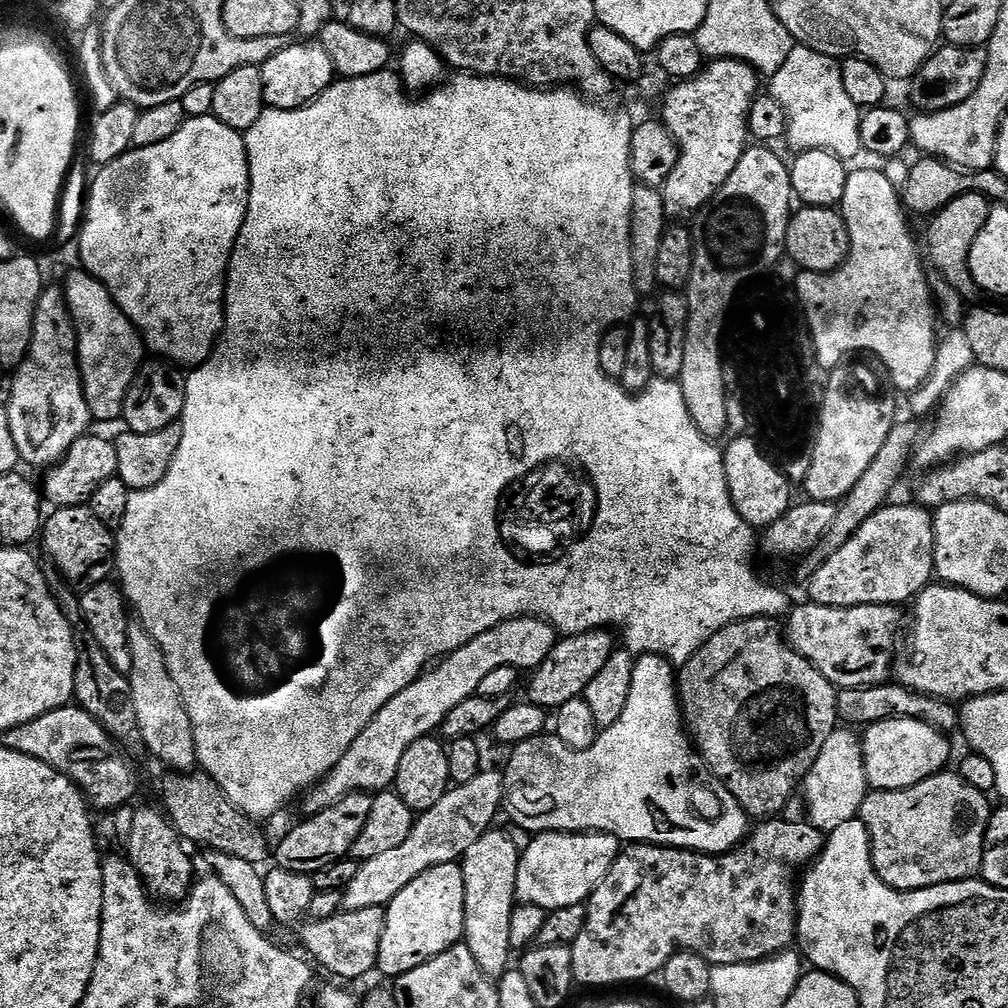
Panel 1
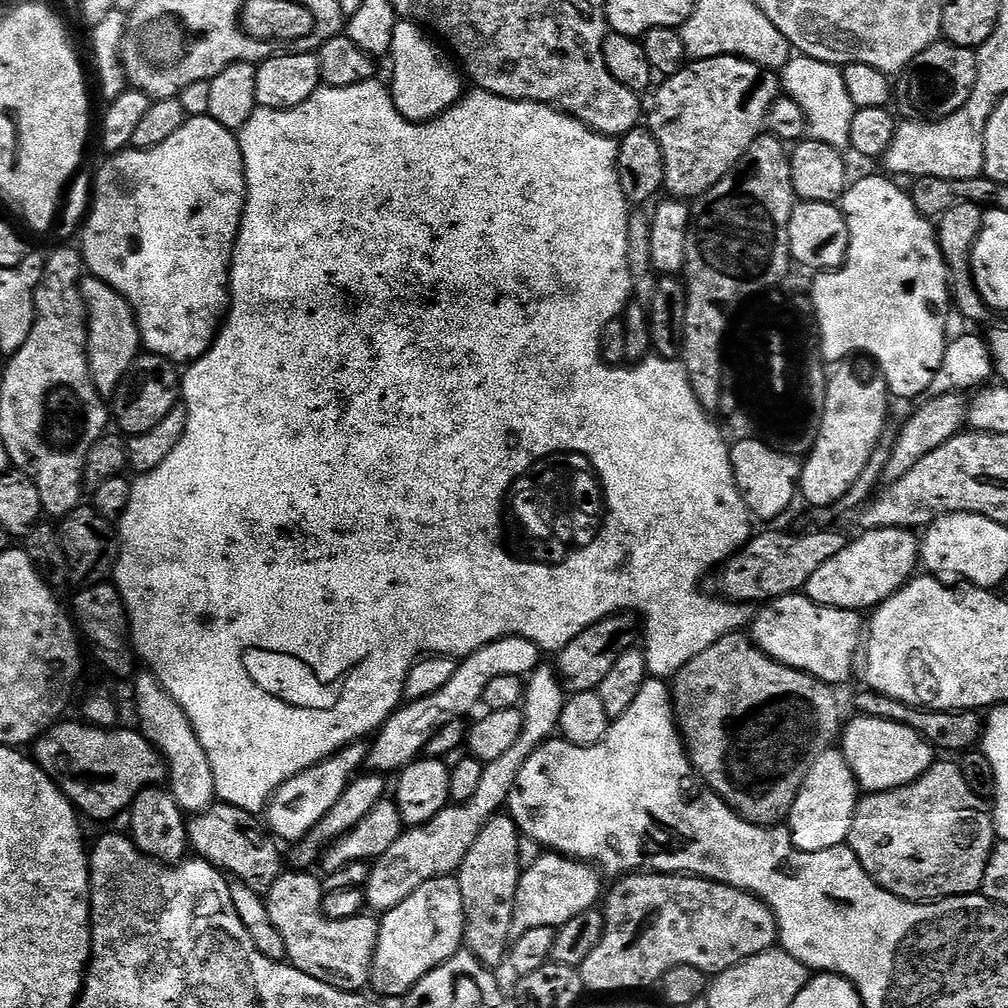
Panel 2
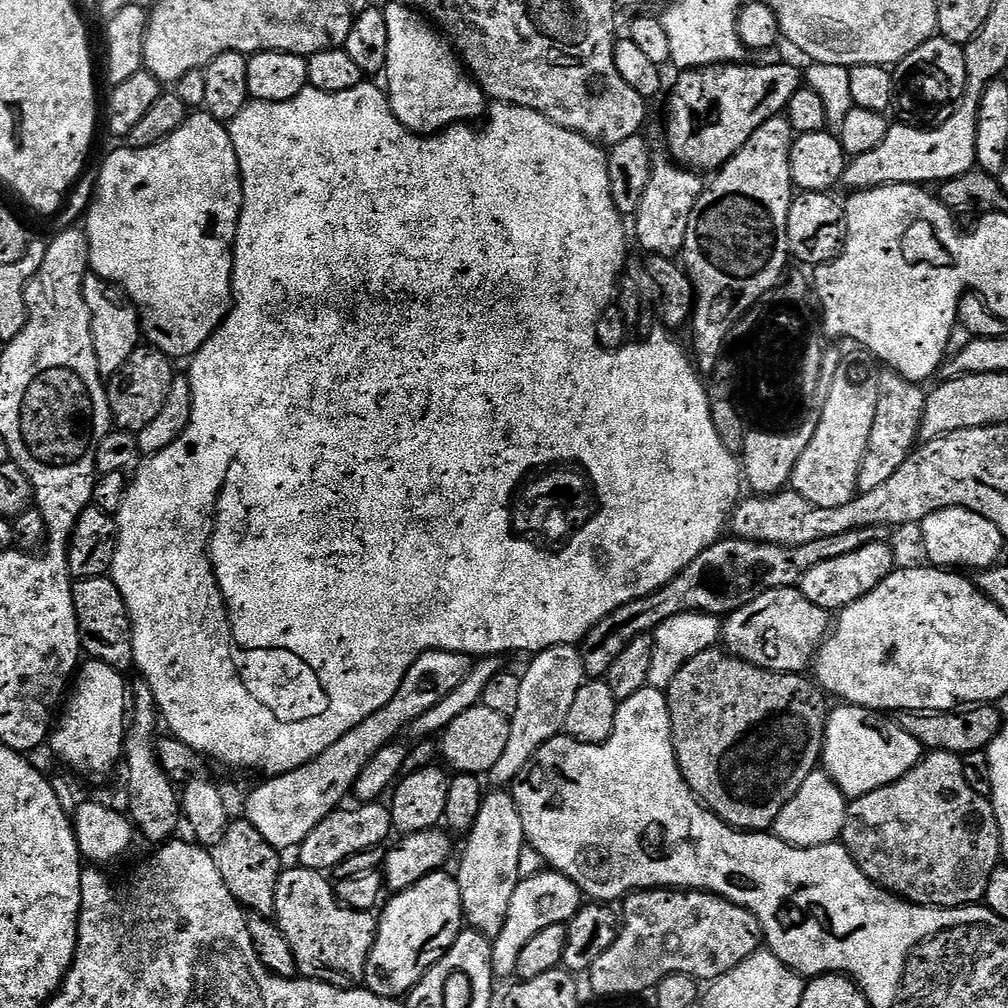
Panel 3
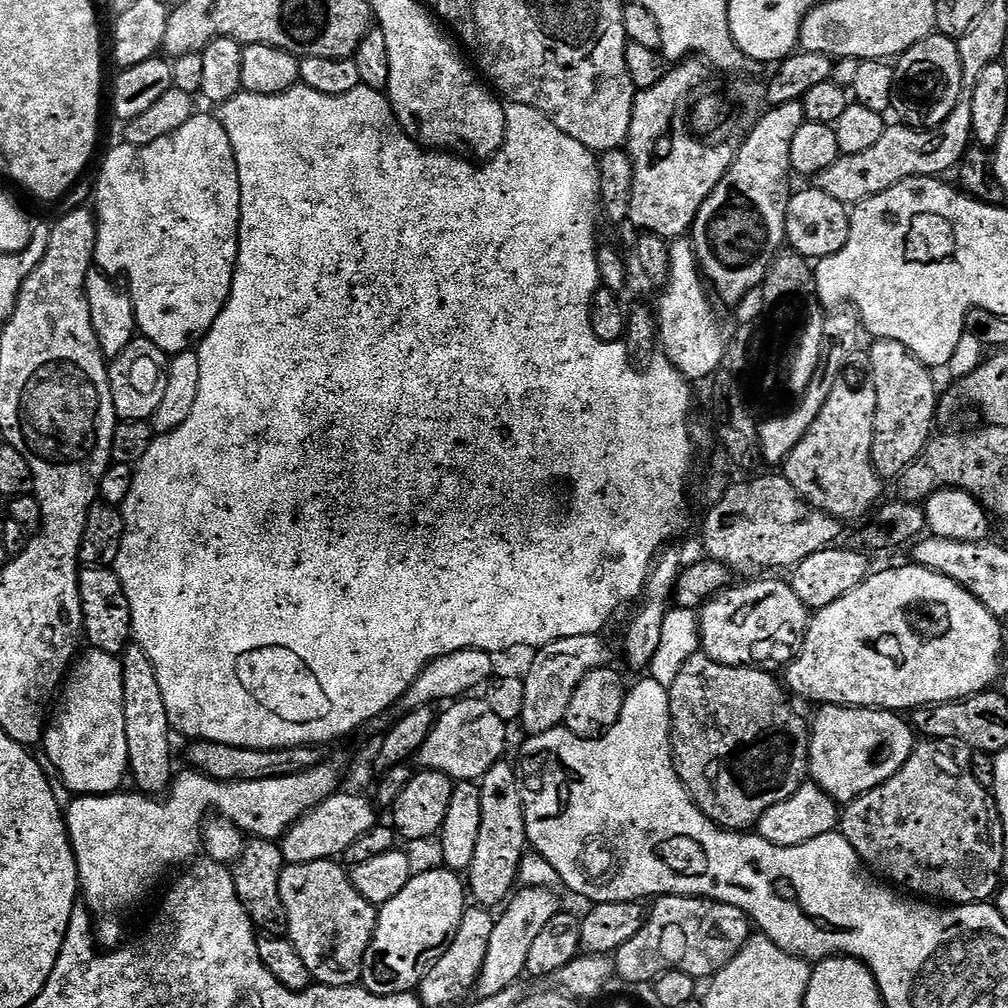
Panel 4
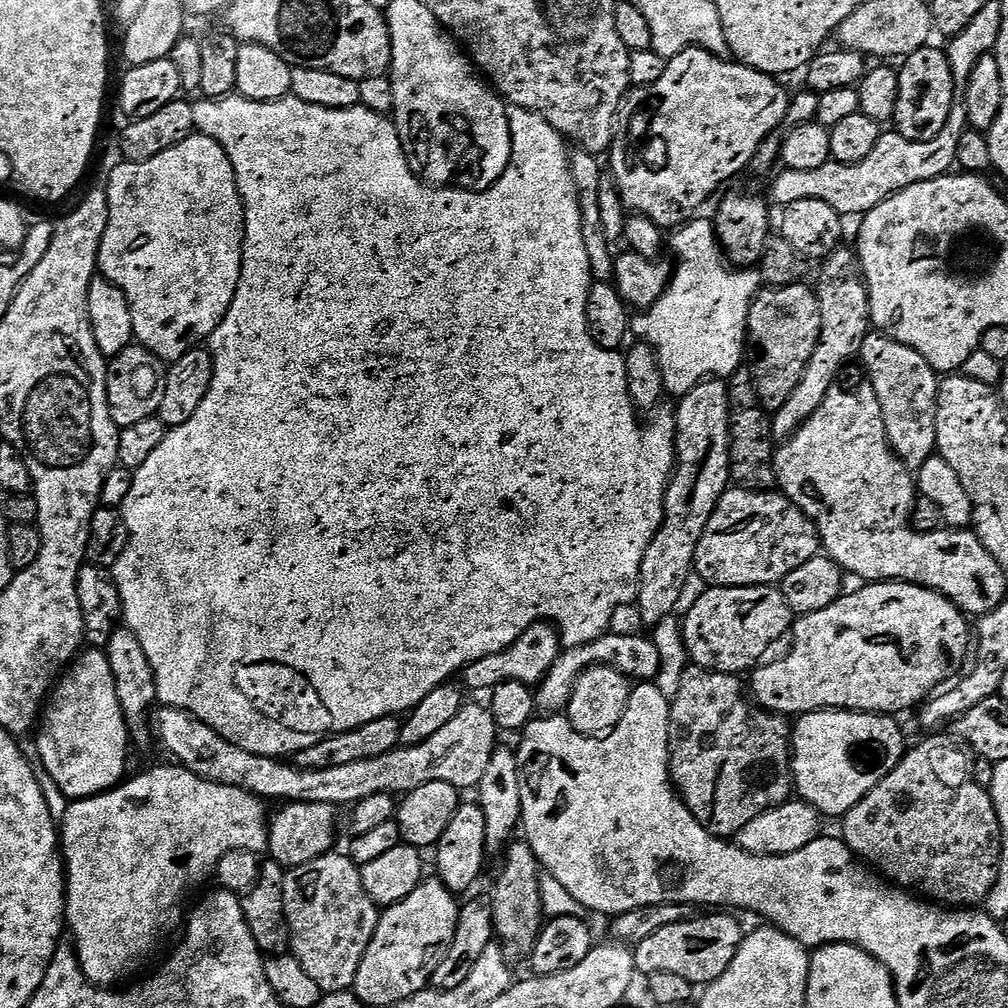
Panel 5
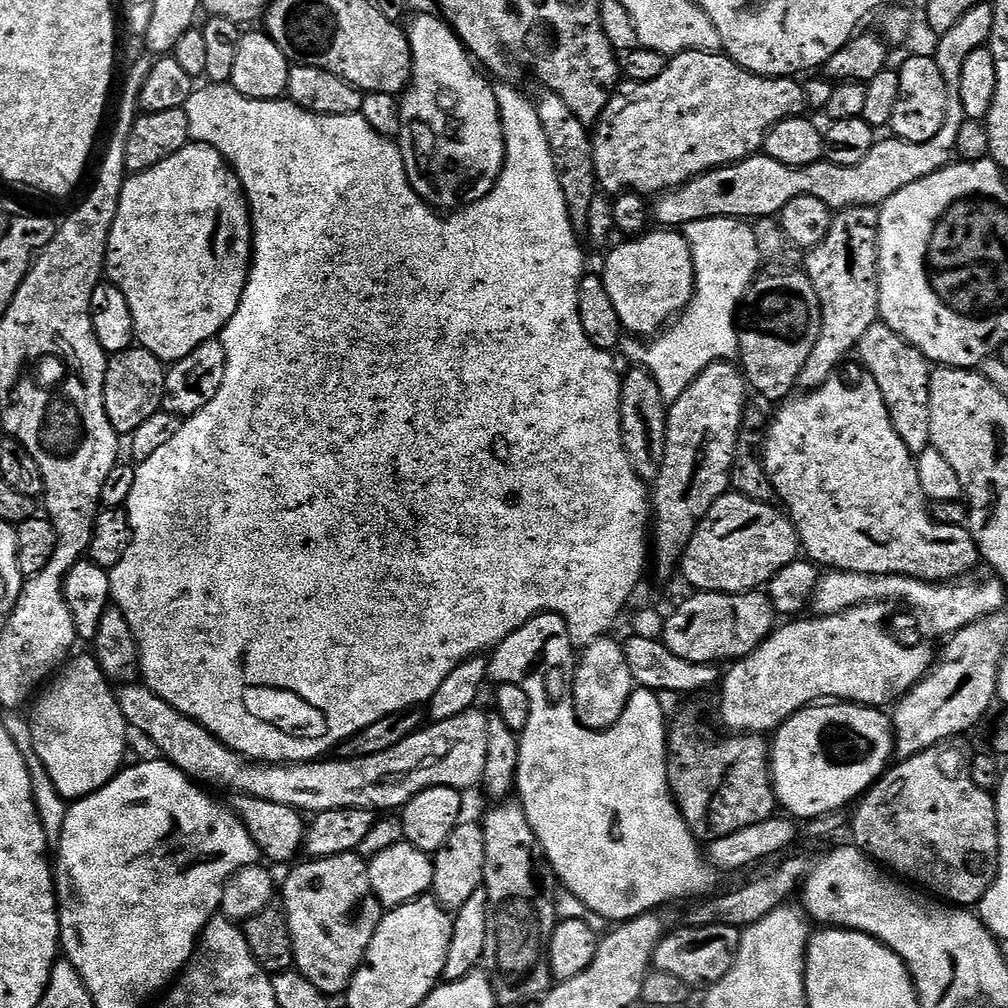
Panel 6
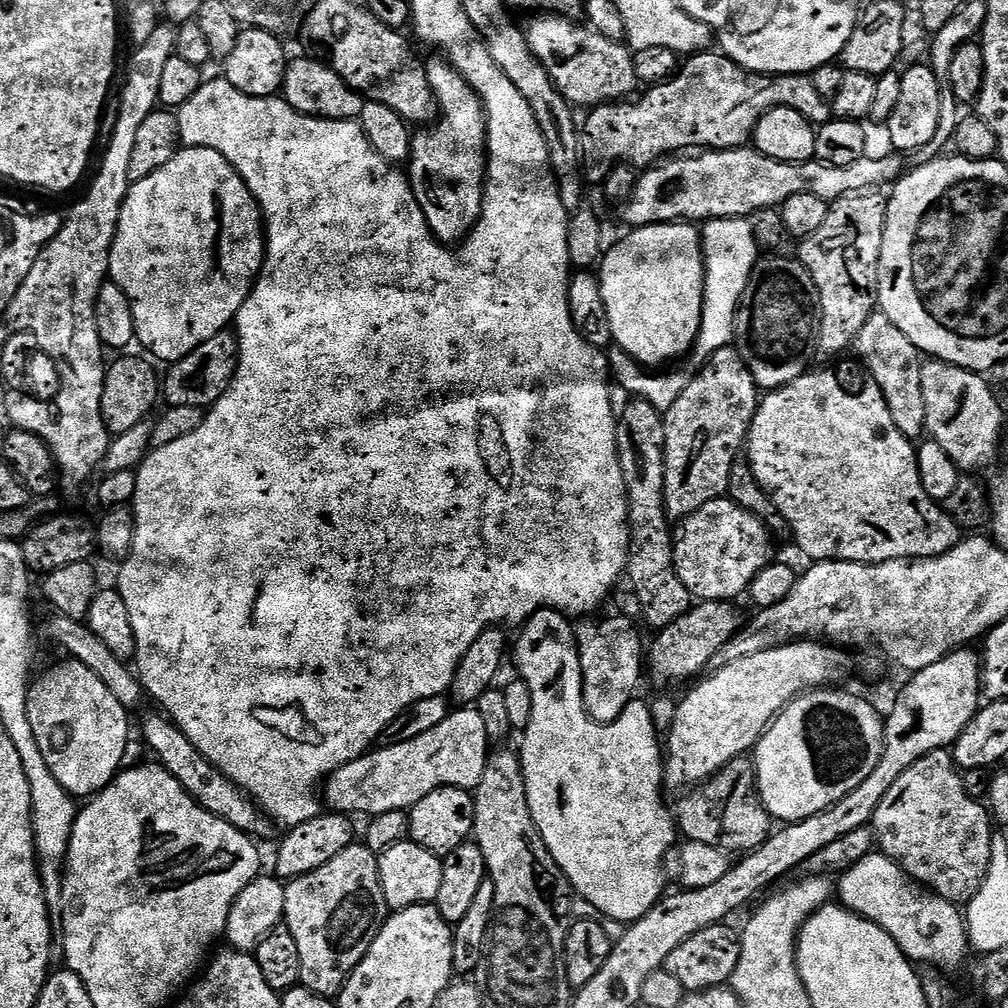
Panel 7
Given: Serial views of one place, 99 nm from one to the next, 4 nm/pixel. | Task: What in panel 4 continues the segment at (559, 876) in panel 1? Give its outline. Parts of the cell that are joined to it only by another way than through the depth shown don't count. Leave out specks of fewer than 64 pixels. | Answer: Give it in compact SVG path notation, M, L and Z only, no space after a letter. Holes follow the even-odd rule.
M522 888L507 901L503 909L505 912L498 916L494 930L488 935L484 964L480 967L479 977L474 985L477 997L498 994L517 983L521 979L520 975L522 977L525 975L530 945L534 943L534 938L538 938L538 933L545 928L546 922L550 922L550 918L554 918L556 913L561 911L562 904L556 901L556 896L550 889Z

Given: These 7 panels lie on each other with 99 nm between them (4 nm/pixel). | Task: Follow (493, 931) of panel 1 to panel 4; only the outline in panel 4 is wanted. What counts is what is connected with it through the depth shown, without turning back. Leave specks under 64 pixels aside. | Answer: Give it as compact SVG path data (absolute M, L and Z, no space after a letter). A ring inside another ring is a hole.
M507 762L496 764L479 781L482 798L482 828L478 830L478 846L474 849L474 860L466 873L466 888L477 905L489 910L495 904L503 905L517 887L516 875L524 860L524 848L529 847L524 817L524 793L517 769Z

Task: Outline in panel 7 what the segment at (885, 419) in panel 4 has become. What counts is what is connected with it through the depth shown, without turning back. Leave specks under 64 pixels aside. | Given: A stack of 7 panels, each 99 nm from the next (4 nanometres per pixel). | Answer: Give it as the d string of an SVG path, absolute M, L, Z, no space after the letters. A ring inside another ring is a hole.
M879 310L870 314L866 318L866 326L858 330L858 338L854 345L854 352L862 361L869 374L878 382L882 394L886 398L886 406L890 406L890 414L894 417L894 426L902 430L902 434L907 440L916 442L925 435L926 432L926 397L922 395L922 370L925 361L922 353L886 318L886 314Z

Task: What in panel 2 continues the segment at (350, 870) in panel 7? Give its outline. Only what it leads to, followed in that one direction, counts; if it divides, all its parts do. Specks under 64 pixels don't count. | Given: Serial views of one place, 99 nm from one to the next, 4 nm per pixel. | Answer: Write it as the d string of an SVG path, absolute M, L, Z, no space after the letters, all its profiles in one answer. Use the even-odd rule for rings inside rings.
M308 870L281 871L266 893L270 920L278 926L286 942L287 959L293 968L310 976L321 977L337 986L360 990L369 983L372 963L376 957L376 943L380 933L377 917L361 914L335 920L324 915L322 884Z

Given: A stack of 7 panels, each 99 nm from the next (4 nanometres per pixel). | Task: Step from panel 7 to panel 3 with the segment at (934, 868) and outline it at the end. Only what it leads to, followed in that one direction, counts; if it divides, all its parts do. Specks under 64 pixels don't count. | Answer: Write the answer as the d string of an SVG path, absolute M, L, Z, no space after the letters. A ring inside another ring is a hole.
M929 751L902 778L898 778L890 786L882 786L865 796L855 797L848 805L848 817L844 823L842 843L849 854L856 859L856 864L864 873L881 888L914 904L926 904L938 908L958 908L966 904L980 904L988 889L994 870L1001 863L1000 827L996 821L996 812L992 809L991 799L982 794L976 794L970 788L963 774L963 762L955 752Z

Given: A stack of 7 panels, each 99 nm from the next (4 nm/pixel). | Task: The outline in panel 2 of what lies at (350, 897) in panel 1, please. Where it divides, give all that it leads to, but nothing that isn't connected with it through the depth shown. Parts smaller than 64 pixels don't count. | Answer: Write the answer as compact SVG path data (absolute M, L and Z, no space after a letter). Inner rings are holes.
M544 662L533 669L524 685L524 699L520 703L523 729L515 744L510 746L506 754L485 765L474 797L461 804L449 804L427 823L405 829L383 855L373 861L364 887L365 905L371 911L386 913L400 905L426 881L436 876L453 875L459 869L470 846L476 841L481 826L507 803L526 758L559 729L565 699L565 685L553 665L551 668Z

